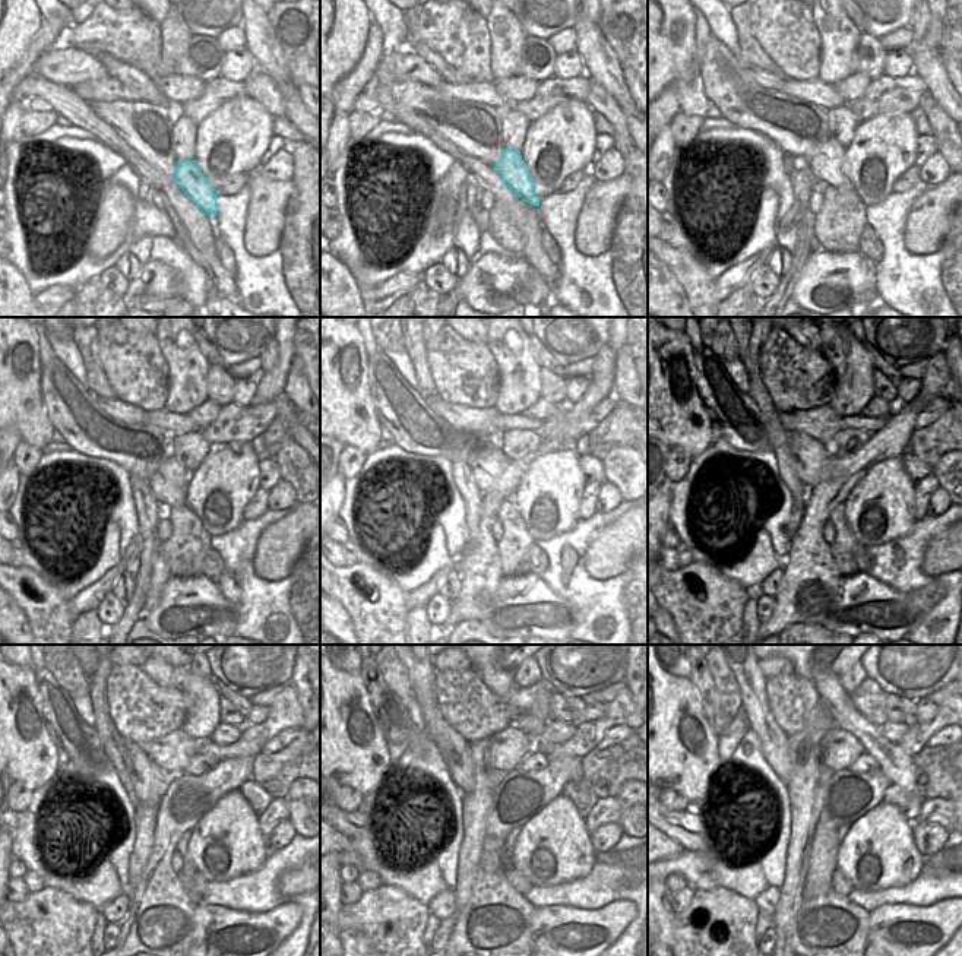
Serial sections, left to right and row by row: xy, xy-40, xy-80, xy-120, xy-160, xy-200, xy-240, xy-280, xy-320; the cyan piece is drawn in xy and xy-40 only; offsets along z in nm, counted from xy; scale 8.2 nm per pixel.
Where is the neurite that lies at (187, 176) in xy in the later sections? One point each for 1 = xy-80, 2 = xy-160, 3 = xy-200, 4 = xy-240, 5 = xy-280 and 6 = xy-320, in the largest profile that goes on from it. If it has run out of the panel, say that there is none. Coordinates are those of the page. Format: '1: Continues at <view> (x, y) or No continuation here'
1: Continues at xy-80 (825, 161)
2: Continues at xy-160 (489, 467)
3: Continues at xy-200 (809, 455)
4: Continues at xy-240 (151, 782)
5: Continues at xy-280 (462, 774)
6: Continues at xy-320 (779, 763).

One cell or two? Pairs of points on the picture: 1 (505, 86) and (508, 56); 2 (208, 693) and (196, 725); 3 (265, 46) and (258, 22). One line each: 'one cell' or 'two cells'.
1: two cells
2: one cell
3: one cell

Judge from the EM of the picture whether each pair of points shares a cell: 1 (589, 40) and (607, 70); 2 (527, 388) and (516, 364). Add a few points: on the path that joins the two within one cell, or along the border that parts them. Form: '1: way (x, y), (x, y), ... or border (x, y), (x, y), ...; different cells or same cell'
1: way (592, 47), (600, 63); same cell
2: way (521, 382), (518, 370); same cell

